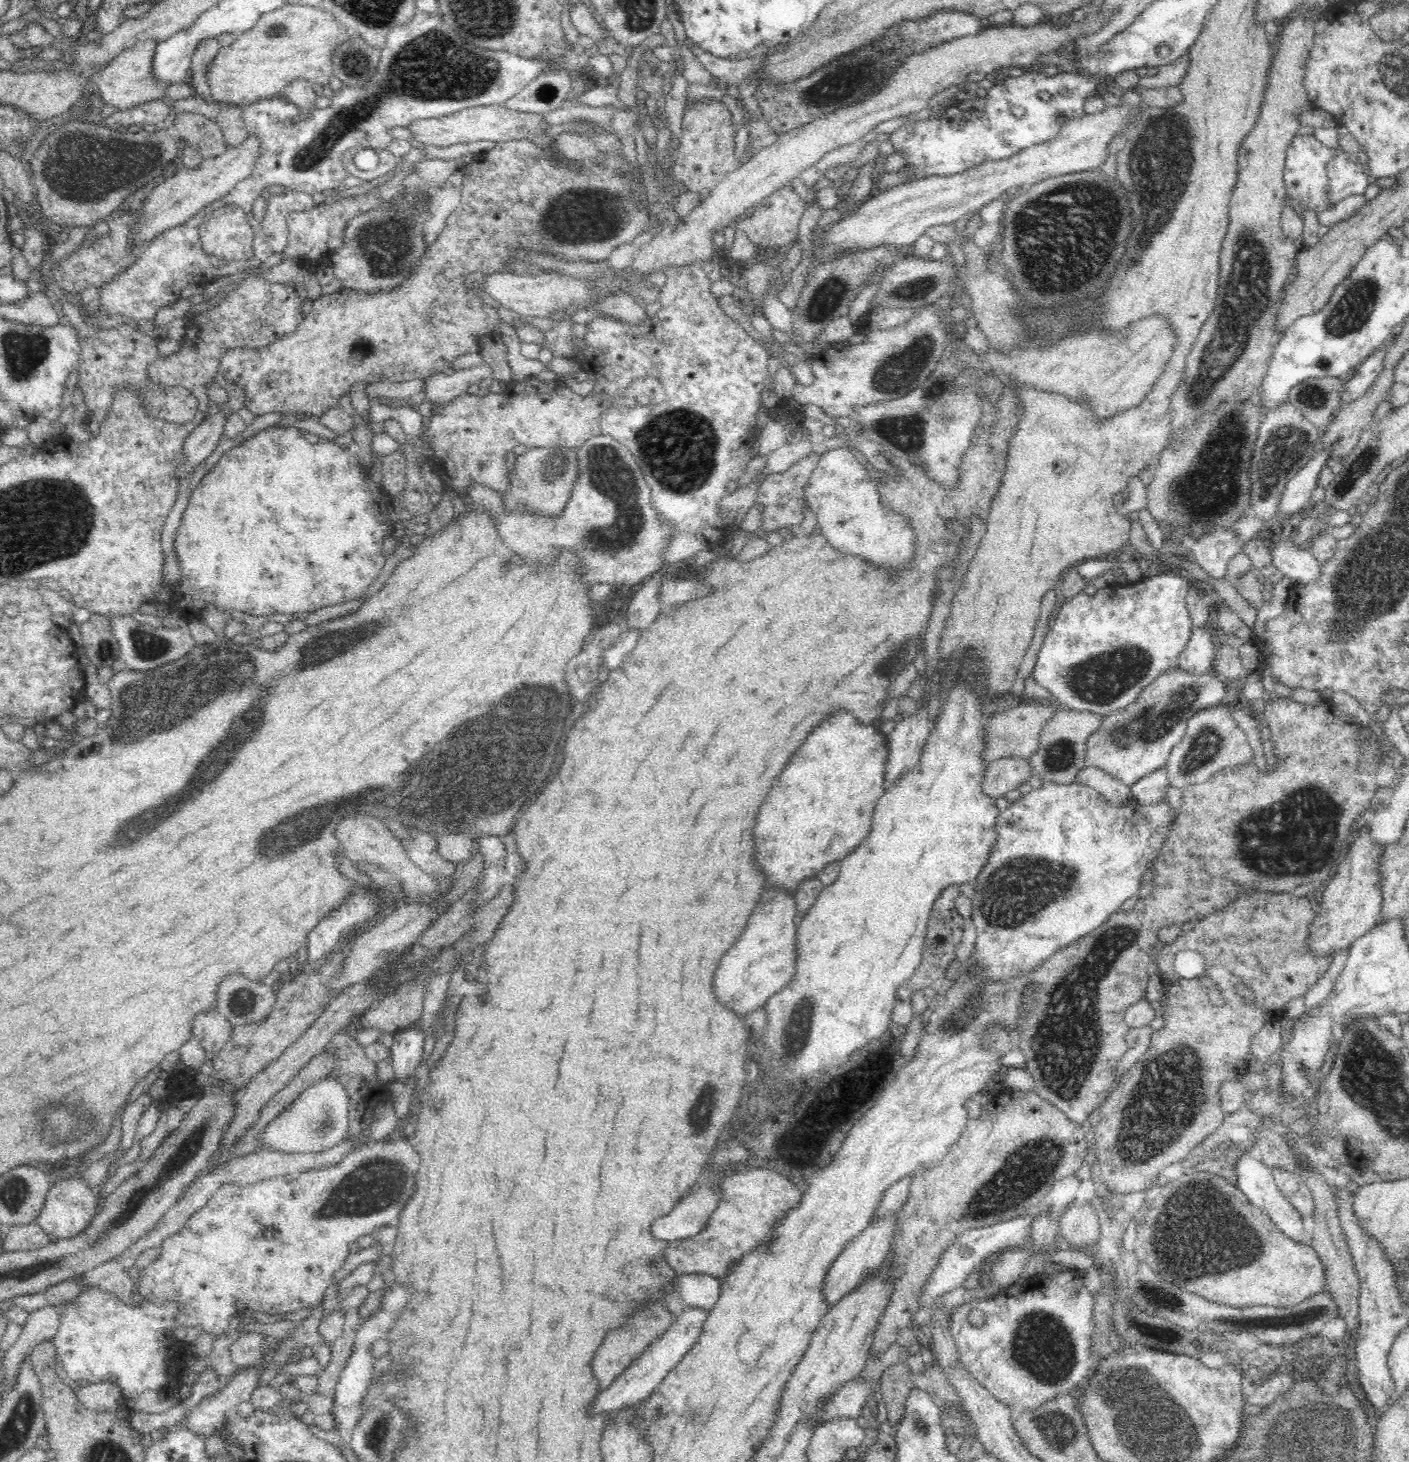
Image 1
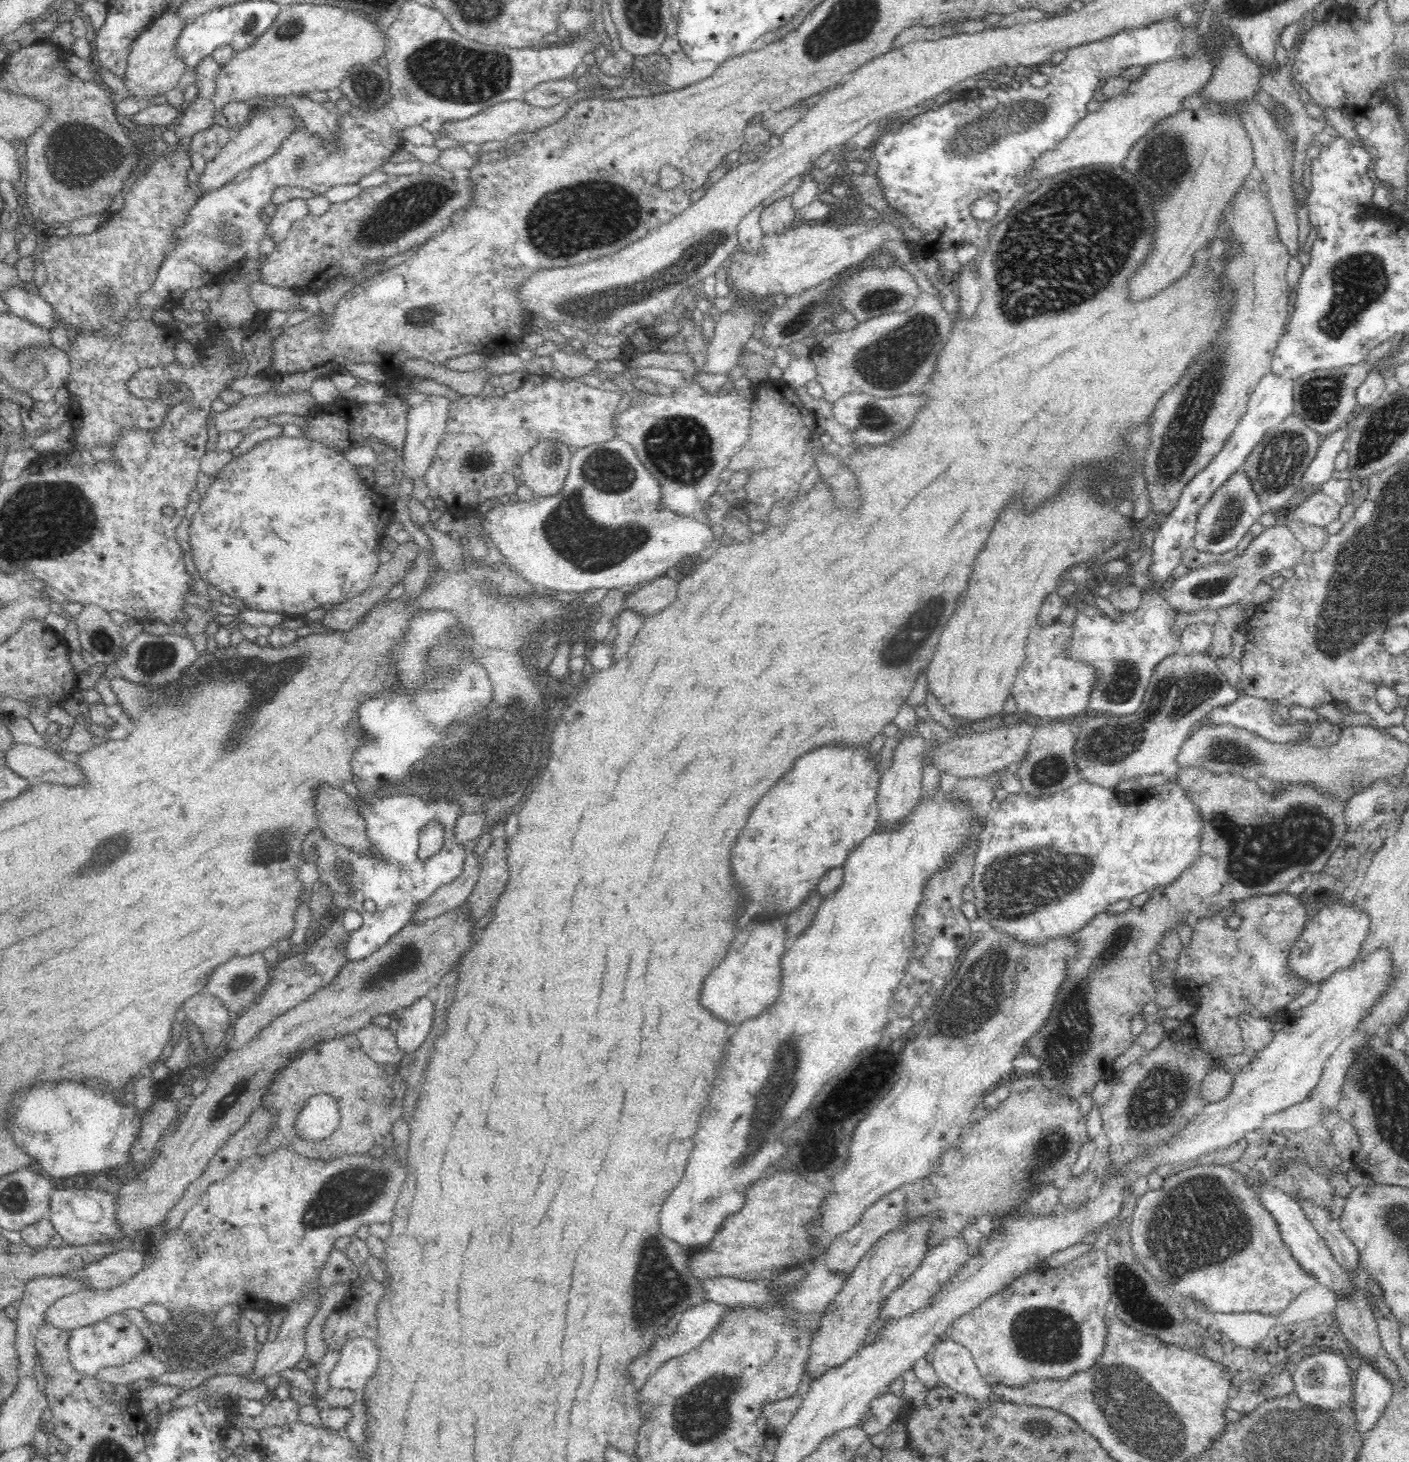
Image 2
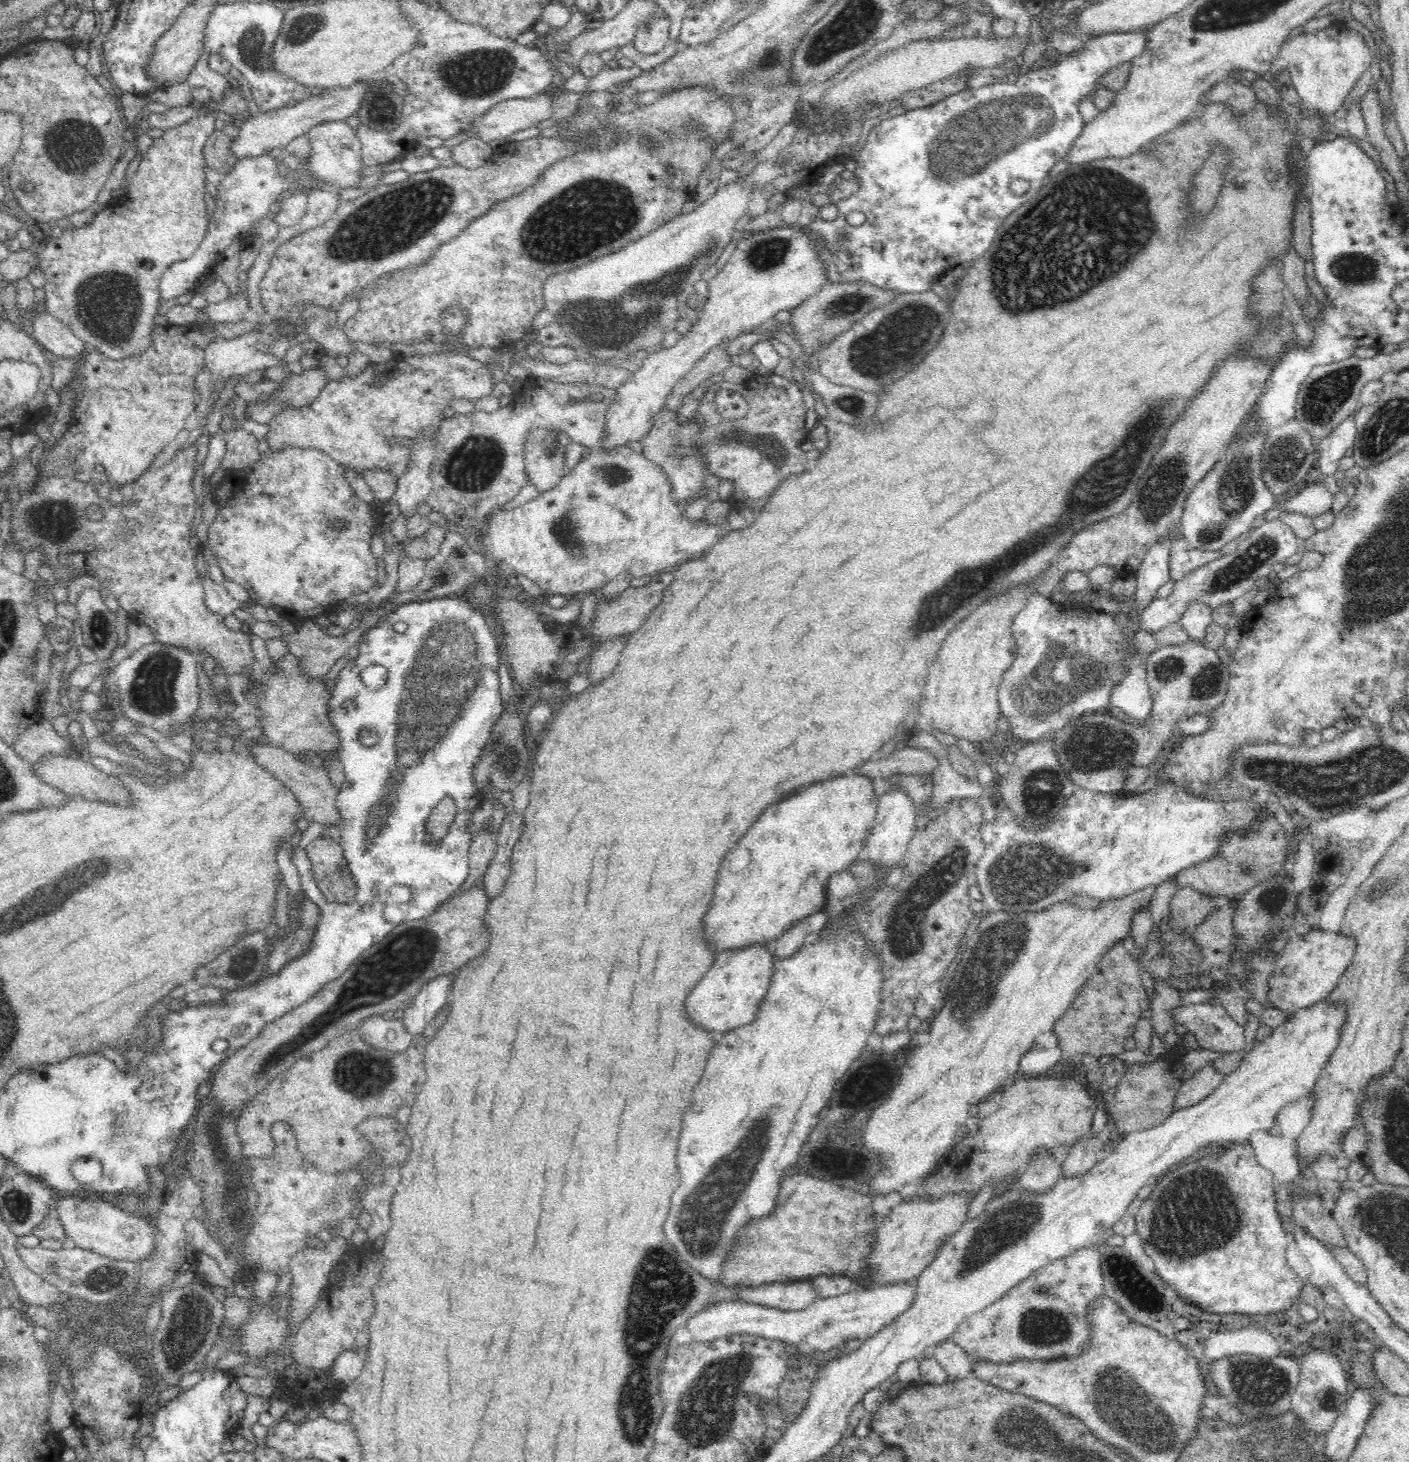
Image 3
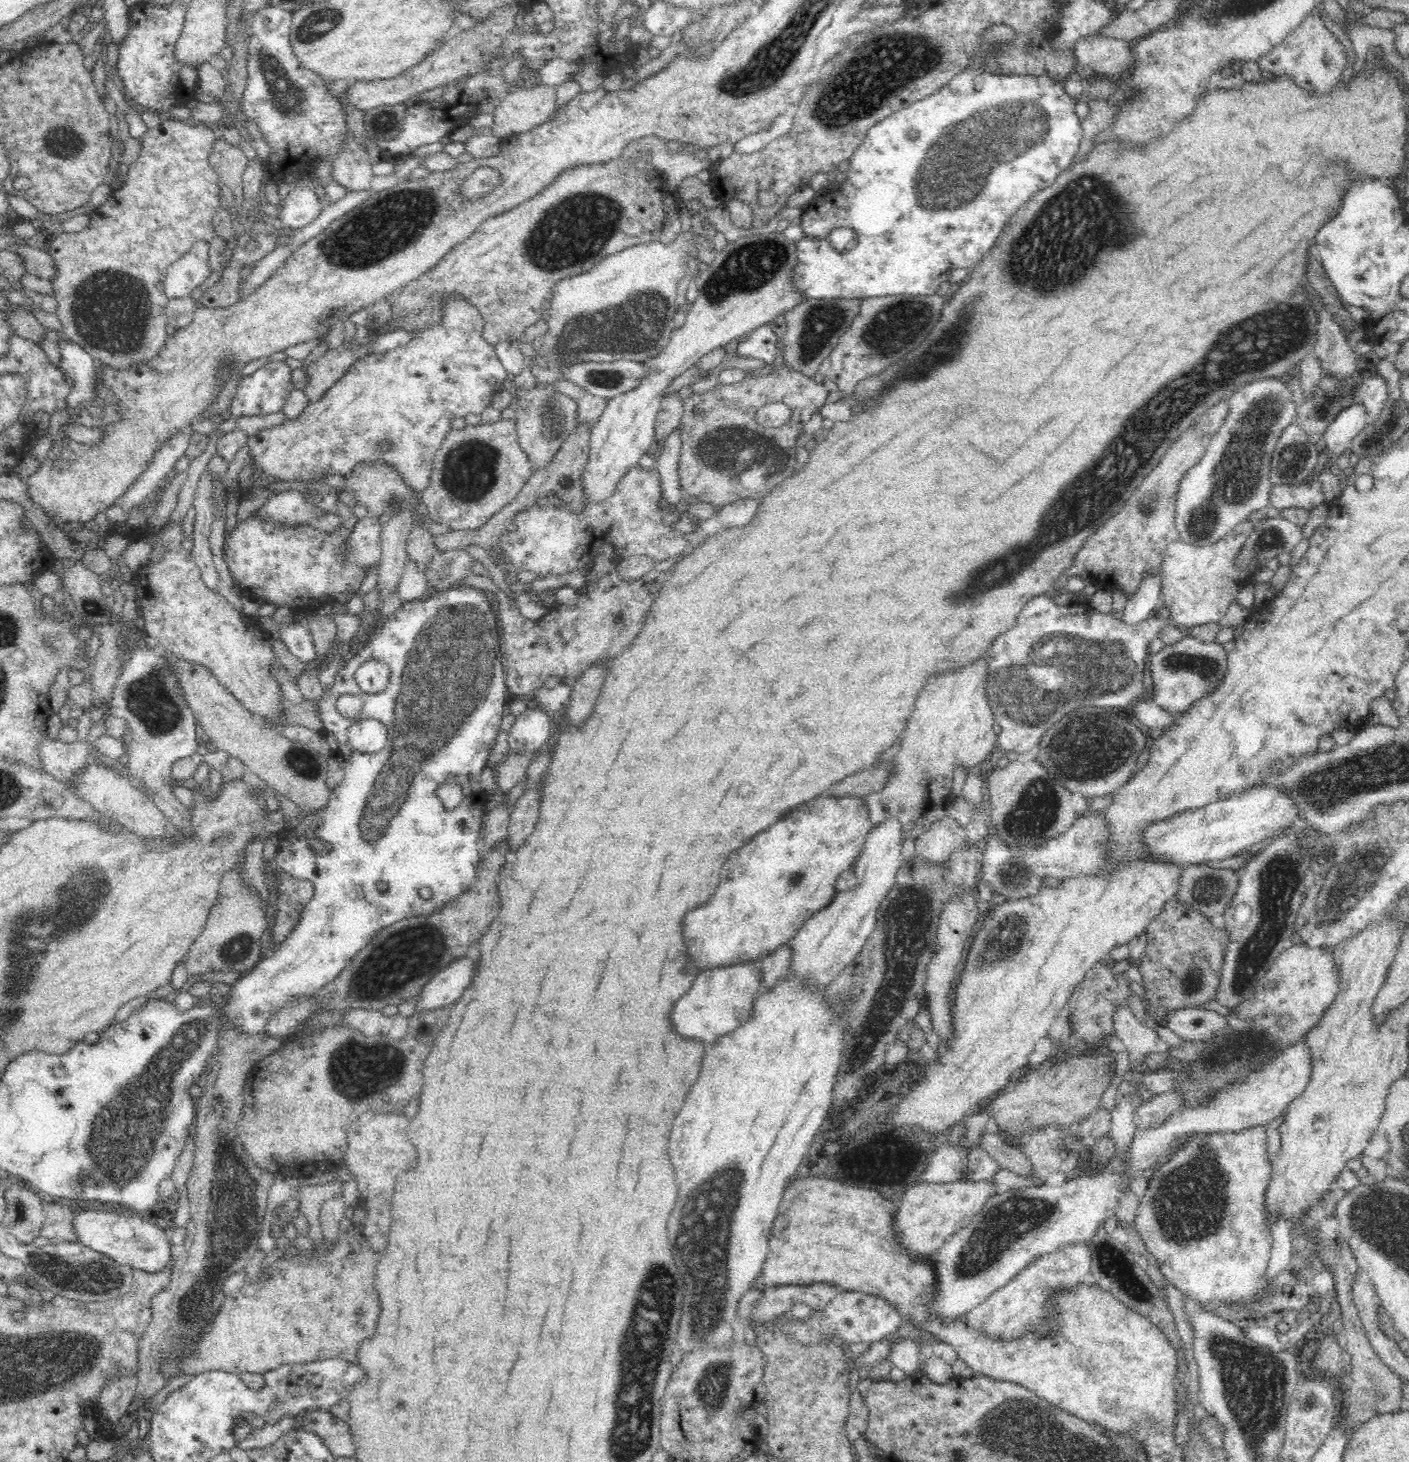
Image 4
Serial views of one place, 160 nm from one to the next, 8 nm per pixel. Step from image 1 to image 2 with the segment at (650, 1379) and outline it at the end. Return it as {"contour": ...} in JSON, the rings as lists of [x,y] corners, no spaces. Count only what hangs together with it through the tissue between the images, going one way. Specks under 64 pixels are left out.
{"contour":[[[704,1301],[693,1307],[688,1307],[682,1316],[678,1318],[679,1324],[677,1325],[676,1332],[668,1336],[664,1334],[660,1336],[658,1334],[658,1338],[651,1344],[650,1349],[646,1351],[646,1355],[640,1355],[640,1358],[636,1358],[630,1364],[630,1368],[628,1368],[628,1371],[630,1371],[628,1372],[628,1381],[644,1384],[651,1374],[659,1370],[667,1361],[679,1359],[682,1355],[691,1352],[699,1344],[702,1344],[702,1341],[708,1338],[708,1335],[711,1335],[714,1327],[728,1311],[732,1311],[730,1306],[716,1304],[716,1302],[710,1301]]]}

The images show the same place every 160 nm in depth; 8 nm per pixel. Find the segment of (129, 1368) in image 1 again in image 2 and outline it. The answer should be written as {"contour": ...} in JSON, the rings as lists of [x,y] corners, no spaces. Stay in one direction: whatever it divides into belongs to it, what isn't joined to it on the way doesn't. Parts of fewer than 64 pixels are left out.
{"contour":[[[122,1311],[110,1315],[100,1322],[92,1323],[90,1326],[71,1330],[67,1347],[70,1363],[76,1373],[82,1377],[96,1377],[102,1368],[125,1366],[148,1352],[148,1341],[125,1313]]]}

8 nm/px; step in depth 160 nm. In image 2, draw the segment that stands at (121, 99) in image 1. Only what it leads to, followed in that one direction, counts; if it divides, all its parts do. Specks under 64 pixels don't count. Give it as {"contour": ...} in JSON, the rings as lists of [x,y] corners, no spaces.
{"contour":[[[166,11],[138,35],[130,50],[128,66],[123,76],[123,83],[130,98],[152,101],[155,96],[166,95],[178,86],[188,67],[182,57],[176,57],[175,44],[186,25],[188,24],[184,24],[176,12]]]}

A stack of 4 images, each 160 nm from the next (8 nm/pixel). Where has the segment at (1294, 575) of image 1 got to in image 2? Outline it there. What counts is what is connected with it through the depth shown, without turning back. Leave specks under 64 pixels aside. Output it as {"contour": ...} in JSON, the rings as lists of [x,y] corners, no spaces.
{"contour":[[[1276,524],[1254,538],[1243,554],[1236,555],[1230,562],[1226,564],[1214,562],[1197,569],[1190,569],[1190,572],[1179,579],[1171,580],[1164,592],[1164,597],[1174,607],[1176,614],[1186,611],[1203,615],[1207,609],[1218,610],[1234,602],[1248,600],[1264,576],[1270,576],[1286,568],[1296,568],[1304,552],[1305,548],[1287,526]]]}

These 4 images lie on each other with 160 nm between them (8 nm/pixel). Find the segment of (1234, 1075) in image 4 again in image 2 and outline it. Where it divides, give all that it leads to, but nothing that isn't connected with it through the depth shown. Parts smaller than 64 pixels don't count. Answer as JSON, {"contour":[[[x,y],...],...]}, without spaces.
{"contour":[[[1341,897],[1324,906],[1312,920],[1307,921],[1299,940],[1292,946],[1288,967],[1308,984],[1324,982],[1330,975],[1351,965],[1359,956],[1362,942],[1368,937],[1370,916],[1355,908],[1354,902],[1341,904]]]}

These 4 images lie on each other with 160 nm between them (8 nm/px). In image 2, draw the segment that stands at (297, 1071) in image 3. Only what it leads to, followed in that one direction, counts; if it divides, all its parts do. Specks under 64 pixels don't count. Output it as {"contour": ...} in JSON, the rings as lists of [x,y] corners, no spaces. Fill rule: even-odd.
{"contour":[[[356,1032],[319,1042],[292,1060],[269,1086],[262,1105],[276,1115],[276,1126],[268,1134],[268,1138],[264,1138],[264,1142],[258,1146],[258,1153],[264,1157],[276,1153],[276,1150],[282,1146],[289,1146],[292,1151],[299,1153],[302,1157],[330,1162],[330,1160],[342,1158],[346,1154],[368,1154],[370,1148],[378,1145],[390,1151],[394,1146],[392,1126],[396,1121],[400,1121],[404,1106],[404,1092],[406,1092],[406,1083],[399,1073],[398,1063],[384,1065],[374,1062],[361,1049],[361,1043],[357,1039]],[[320,1093],[328,1093],[334,1096],[336,1104],[340,1107],[342,1122],[336,1128],[336,1132],[324,1140],[304,1140],[295,1133],[296,1119],[305,1102],[313,1094]]]}

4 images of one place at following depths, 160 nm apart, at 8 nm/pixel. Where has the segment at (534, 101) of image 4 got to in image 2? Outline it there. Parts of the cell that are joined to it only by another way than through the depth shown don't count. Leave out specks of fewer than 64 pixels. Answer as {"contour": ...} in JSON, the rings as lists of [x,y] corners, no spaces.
{"contour":[[[523,99],[500,102],[481,110],[470,118],[446,121],[442,126],[442,130],[440,130],[439,136],[450,137],[464,144],[473,142],[478,145],[490,142],[490,140],[510,140],[514,134],[534,132],[558,122],[573,105],[574,102],[571,99],[566,99],[562,104],[556,104],[556,106],[550,106],[550,108],[538,108],[524,102]]]}

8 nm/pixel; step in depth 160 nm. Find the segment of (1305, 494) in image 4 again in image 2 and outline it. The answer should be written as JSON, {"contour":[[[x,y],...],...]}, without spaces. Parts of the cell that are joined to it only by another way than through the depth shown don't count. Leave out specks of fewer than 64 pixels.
{"contour":[[[1321,491],[1308,496],[1302,505],[1294,508],[1290,515],[1298,521],[1313,526],[1326,527],[1340,518],[1342,506]]]}

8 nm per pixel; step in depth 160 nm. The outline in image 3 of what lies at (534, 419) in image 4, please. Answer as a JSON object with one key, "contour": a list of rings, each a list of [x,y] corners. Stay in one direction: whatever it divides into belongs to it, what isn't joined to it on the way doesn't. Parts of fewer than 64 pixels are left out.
{"contour":[[[556,428],[533,429],[524,442],[525,466],[529,484],[534,484],[539,492],[552,490],[566,474],[566,448],[571,440],[564,431]]]}

